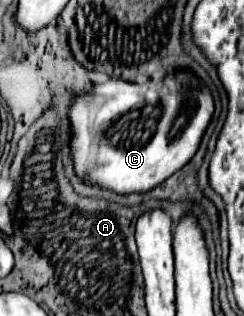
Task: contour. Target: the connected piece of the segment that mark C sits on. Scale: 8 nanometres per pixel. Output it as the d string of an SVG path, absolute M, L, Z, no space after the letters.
M178 69L172 81L164 87L144 87L132 85L128 81L108 81L94 85L92 93L74 99L70 107L70 119L74 129L72 155L76 171L82 177L88 177L90 183L112 189L114 193L144 193L164 179L182 169L198 151L200 141L214 115L214 97L204 87L190 87L190 71Z

